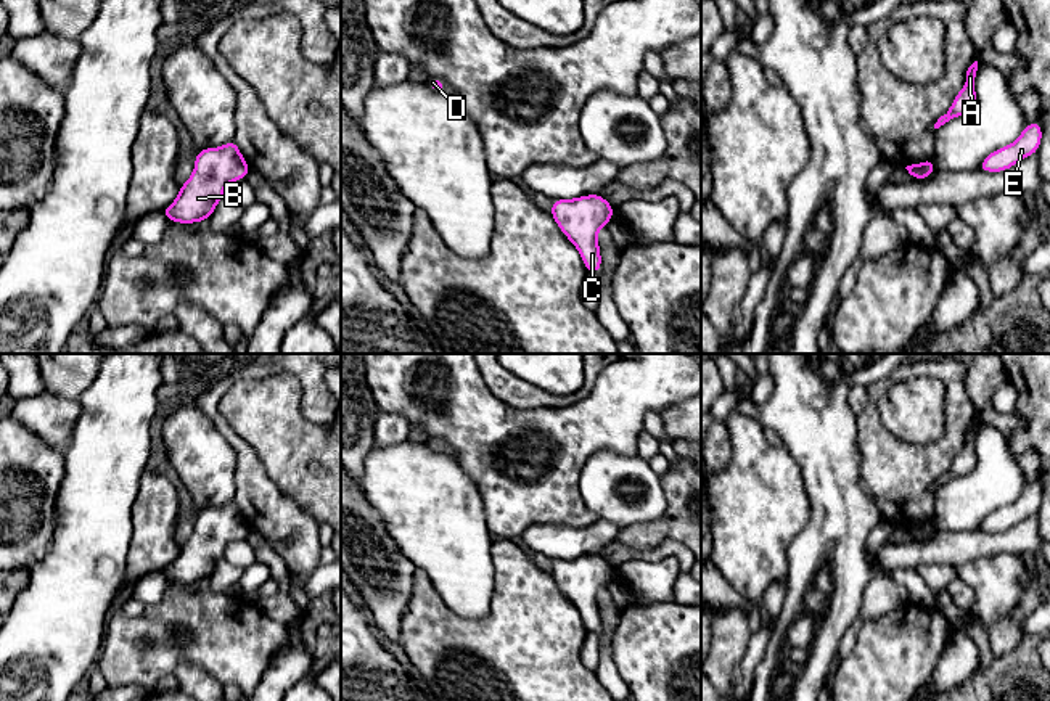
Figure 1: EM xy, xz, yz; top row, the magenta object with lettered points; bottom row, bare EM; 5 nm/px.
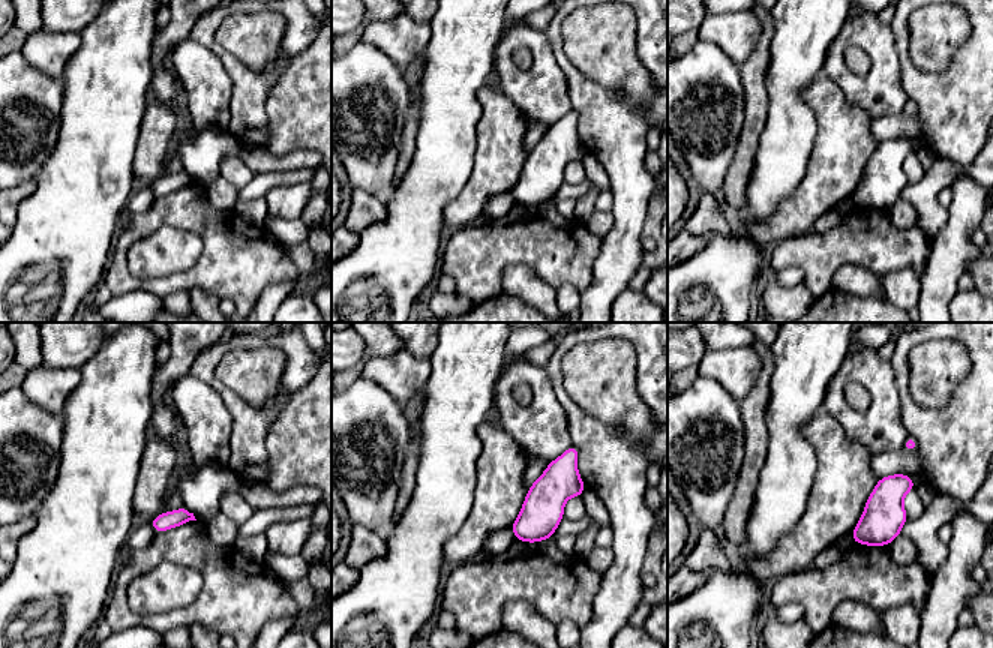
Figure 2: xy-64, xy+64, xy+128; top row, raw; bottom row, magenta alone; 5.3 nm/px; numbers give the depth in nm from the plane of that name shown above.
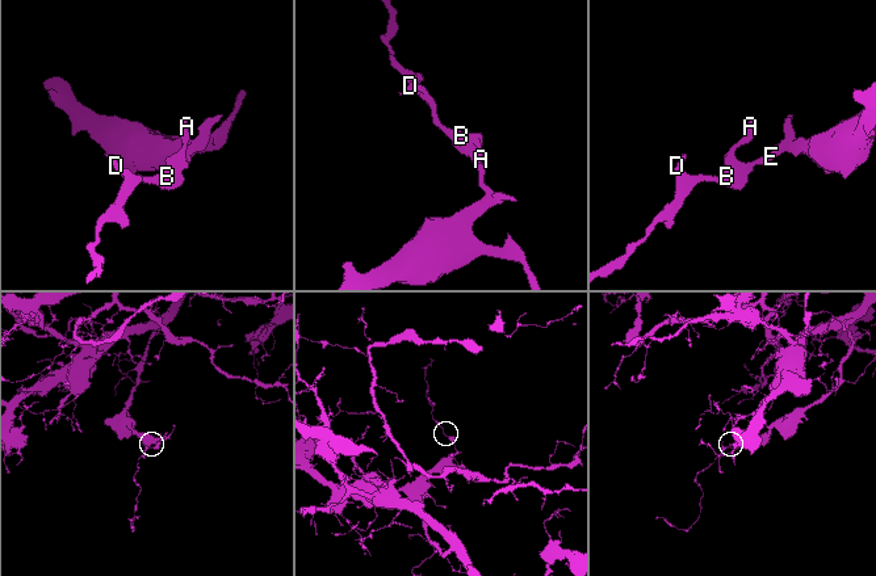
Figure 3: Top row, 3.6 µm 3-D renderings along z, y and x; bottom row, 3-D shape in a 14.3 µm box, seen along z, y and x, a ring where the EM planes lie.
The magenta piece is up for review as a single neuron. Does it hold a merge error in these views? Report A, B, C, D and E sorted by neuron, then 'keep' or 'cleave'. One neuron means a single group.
A B C D E; keep

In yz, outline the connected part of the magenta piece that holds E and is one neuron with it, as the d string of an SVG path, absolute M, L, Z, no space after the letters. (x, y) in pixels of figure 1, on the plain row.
M1036 481L1032 484L1024 486L1021 495L1013 505L1002 506L984 518L984 521L978 526L982 532L1003 532L1013 527L1016 523L1024 518L1036 514L1042 502L1042 487L1040 482Z

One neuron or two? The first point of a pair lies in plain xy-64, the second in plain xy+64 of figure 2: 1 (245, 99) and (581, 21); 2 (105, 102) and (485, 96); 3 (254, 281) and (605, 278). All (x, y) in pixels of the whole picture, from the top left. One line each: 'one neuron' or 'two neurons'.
1: two neurons
2: two neurons
3: two neurons

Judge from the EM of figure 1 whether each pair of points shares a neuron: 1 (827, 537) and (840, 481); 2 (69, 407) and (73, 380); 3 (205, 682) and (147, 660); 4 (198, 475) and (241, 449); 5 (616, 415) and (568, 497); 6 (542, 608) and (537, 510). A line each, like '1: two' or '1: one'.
1: one
2: two
3: two
4: two
5: one
6: two

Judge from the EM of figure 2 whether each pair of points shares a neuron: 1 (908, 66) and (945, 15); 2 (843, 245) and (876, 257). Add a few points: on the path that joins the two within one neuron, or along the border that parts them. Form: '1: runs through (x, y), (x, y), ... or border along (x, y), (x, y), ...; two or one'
1: border along (908, 26), (909, 59), (921, 69), (942, 72); two
2: runs through (851, 245), (864, 245), (869, 249); one

